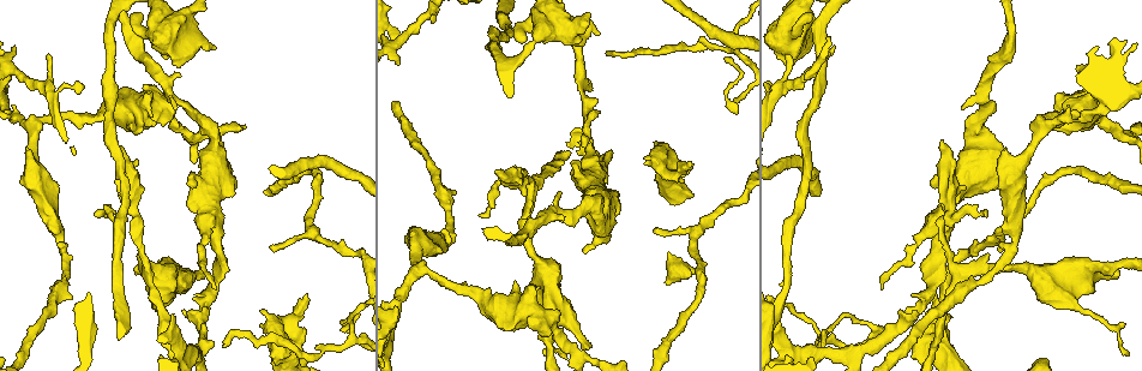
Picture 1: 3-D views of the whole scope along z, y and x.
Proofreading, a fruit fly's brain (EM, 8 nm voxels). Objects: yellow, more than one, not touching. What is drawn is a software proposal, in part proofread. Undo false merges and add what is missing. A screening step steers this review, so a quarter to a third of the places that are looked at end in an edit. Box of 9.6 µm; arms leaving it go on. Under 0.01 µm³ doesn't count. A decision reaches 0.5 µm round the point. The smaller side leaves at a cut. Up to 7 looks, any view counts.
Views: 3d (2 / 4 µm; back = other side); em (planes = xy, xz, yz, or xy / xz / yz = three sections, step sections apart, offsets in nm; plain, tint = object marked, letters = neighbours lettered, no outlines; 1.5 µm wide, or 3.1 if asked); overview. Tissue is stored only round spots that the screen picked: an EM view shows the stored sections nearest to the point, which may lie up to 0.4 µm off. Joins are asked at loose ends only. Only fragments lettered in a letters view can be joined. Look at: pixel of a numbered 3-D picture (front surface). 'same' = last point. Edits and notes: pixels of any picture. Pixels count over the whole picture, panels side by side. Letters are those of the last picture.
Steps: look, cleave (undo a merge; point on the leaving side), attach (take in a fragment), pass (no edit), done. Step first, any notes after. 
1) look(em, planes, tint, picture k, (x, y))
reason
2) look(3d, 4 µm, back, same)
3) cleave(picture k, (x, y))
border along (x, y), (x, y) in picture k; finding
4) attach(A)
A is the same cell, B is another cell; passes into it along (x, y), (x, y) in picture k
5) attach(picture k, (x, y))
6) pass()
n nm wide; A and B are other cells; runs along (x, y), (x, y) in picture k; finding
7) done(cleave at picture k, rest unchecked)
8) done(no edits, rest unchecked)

look(em, planes, plain, picture 1, (342, 323))
sharp bend

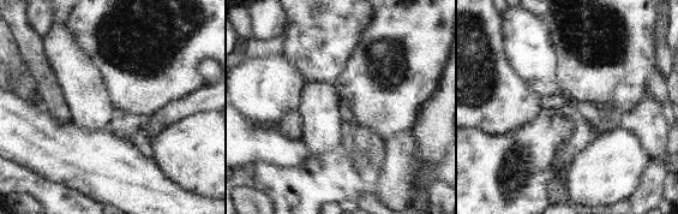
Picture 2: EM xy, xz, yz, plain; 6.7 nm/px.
look(em, planes, letters, same)

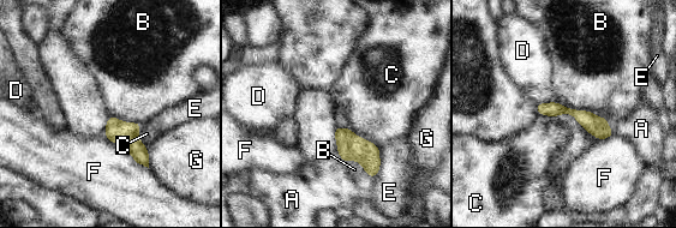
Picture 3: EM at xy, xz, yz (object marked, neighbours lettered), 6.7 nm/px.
pass()
80 nm wide; A, B, C, D, E, F and G are other cells; border along (555, 100), (598, 116) in picture 3; all the same neuron

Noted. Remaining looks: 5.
look(em, xy, step 4, letters, picture 1, (222, 347))
thin end

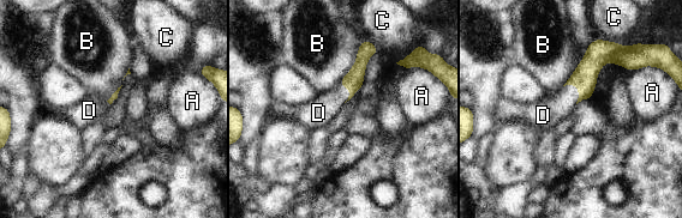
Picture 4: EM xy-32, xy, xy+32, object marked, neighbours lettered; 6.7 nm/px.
attach(D)
D is the same cell, A, B and C are other cells; passes into it along (585, 76), (579, 89), (556, 107) in picture 4; it goes on there

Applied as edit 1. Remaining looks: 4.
look(overview)

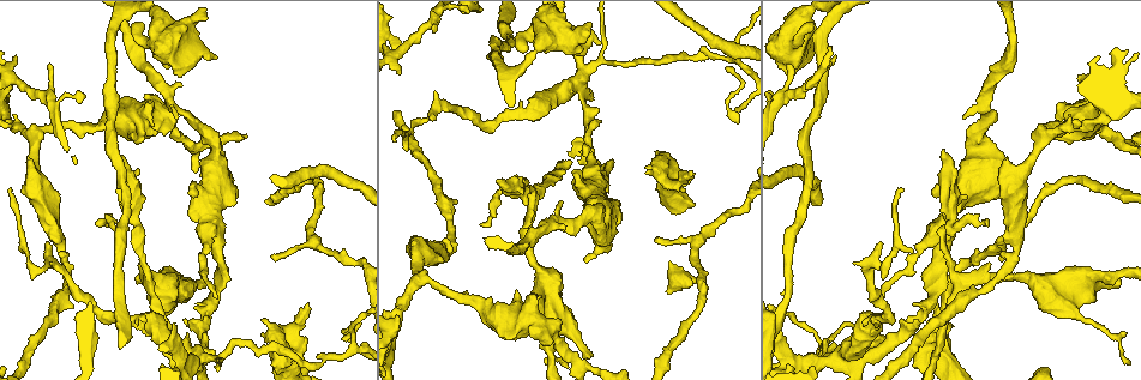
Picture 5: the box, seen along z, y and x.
look(3d, 4 µm, back, picture 5, (132, 219))
arms part here

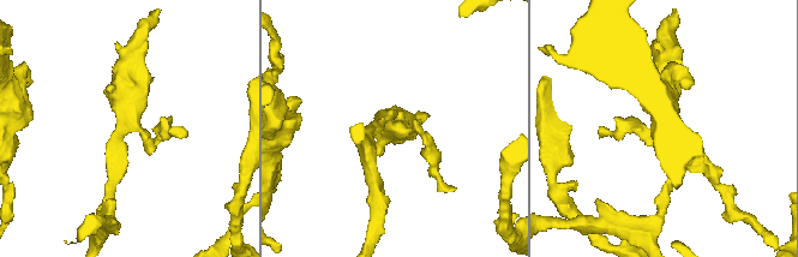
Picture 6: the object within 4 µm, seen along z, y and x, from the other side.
look(em, planes, letters, picture 6, (398, 129))
3 arms; arms of 160, 200, 300 nm; shape alone is not enough

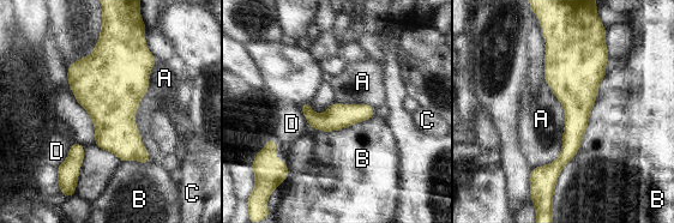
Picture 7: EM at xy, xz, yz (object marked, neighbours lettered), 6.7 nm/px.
pass()
220 nm wide; A, B, C and D are other cells; border along (545, 79), (563, 148), (531, 169) in picture 7; one neuron here

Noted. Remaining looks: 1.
done(attach at picture 4, rest unchecked)

